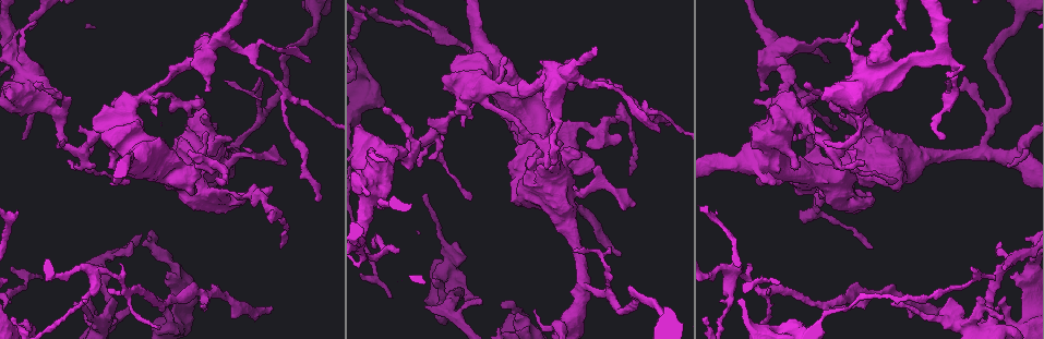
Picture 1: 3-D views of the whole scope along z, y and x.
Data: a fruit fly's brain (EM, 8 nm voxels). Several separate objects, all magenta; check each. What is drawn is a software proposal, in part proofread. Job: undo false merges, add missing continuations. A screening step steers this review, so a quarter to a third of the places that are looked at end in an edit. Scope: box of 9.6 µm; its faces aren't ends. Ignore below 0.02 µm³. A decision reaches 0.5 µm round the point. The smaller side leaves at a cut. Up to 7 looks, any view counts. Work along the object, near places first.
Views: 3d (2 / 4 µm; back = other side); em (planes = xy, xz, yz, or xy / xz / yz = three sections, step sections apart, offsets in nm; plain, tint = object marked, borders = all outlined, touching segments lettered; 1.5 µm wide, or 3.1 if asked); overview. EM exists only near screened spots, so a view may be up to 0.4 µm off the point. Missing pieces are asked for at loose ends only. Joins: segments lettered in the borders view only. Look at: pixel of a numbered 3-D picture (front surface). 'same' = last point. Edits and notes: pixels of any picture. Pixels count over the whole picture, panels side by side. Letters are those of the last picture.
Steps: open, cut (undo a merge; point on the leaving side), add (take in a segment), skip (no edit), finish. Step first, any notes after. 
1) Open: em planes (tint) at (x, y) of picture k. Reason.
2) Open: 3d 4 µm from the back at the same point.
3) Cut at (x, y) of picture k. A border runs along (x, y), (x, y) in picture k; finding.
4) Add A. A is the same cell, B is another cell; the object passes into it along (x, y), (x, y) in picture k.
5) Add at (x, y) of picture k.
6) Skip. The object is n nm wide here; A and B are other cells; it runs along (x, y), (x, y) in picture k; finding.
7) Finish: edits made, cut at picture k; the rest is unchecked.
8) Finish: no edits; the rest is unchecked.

Open: 3d 4 µm at (590, 166) of picture 1. Thick end.

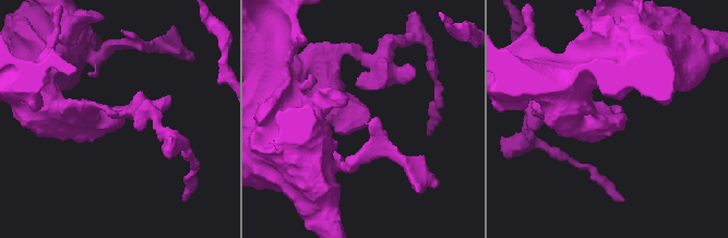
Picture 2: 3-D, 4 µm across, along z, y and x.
Open: em xy step 4 (tint) at (612, 105) of picture 2.

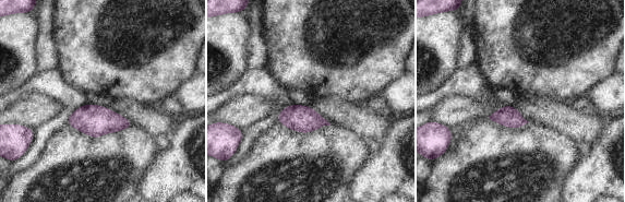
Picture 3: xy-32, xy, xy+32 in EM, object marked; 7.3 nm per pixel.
Open: em planes (borders) at the same point. Cut it another way.

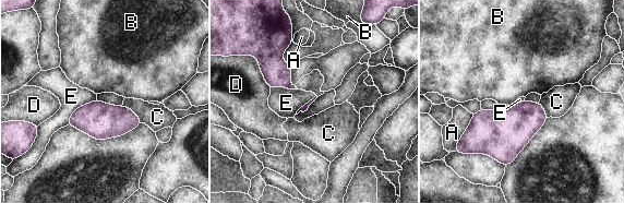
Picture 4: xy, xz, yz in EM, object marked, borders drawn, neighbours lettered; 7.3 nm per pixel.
Skip. The longest contact is with E, 300 nm; A, B, C, D and E are other cells; a border runs along (96, 98), (80, 105), (66, 124) in picture 4; none of them fits.

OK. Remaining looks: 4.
Open: 3d 2 µm at (284, 92) of picture 1.

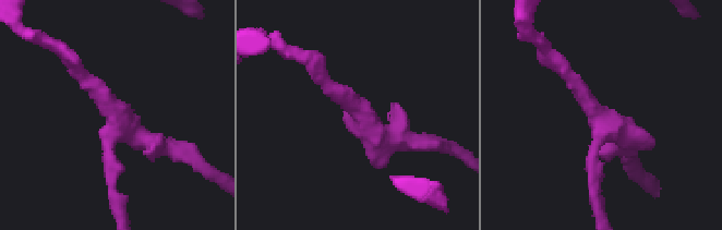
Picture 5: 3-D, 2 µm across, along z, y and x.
Open: em 3.1 µm xy step 8 (tint) at (119, 124) of picture 5. 3 arms meet here.

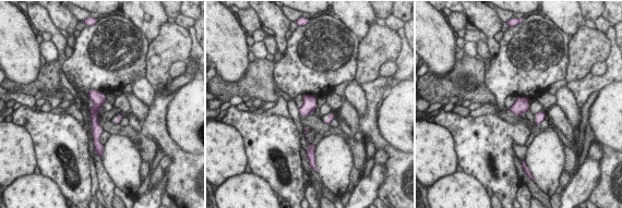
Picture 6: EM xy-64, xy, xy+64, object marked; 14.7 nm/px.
Open: em 3.1 µm planes (borders) at the same point. Another direction.

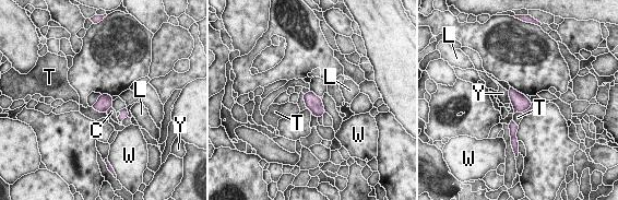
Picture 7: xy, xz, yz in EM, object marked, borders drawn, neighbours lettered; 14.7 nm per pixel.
Skip. C, L, T, W and Y are other cells; a border runs along (116, 117), (121, 122) in picture 7; continuous, no second cell.

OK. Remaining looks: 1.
Open: em planes (borders) at (759, 180) of picture 1.

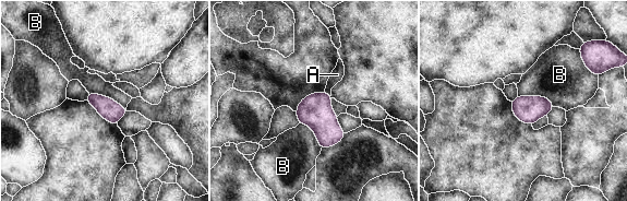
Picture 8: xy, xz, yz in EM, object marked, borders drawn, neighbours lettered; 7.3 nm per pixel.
Skip. The object is 160 nm wide here; A and B are other cells; a border runs along (518, 95), (542, 95), (555, 106) in picture 8; none of them fits.

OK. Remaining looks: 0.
Finish: no edits; the rest is unchecked.

